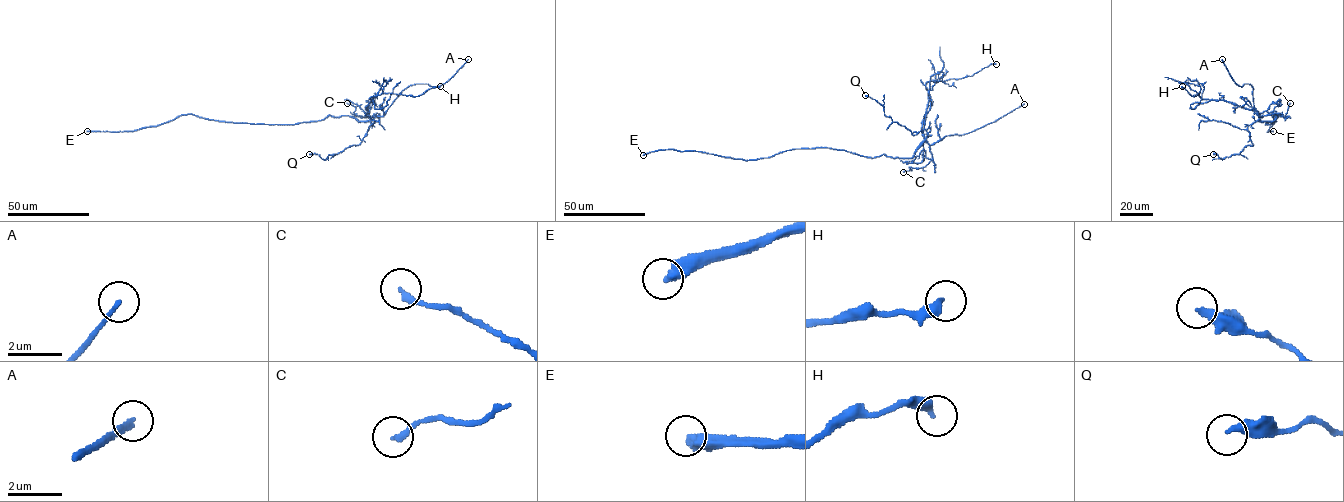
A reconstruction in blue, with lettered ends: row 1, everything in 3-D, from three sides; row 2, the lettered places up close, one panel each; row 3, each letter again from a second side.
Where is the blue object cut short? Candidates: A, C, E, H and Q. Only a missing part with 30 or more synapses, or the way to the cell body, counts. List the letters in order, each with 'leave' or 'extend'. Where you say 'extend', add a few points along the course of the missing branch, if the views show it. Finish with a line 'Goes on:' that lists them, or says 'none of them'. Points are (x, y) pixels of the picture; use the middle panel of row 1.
A: extend | (1024, 104), (1063, 79)
C: leave
E: extend
H: leave
Q: leave
Goes on: A, E

